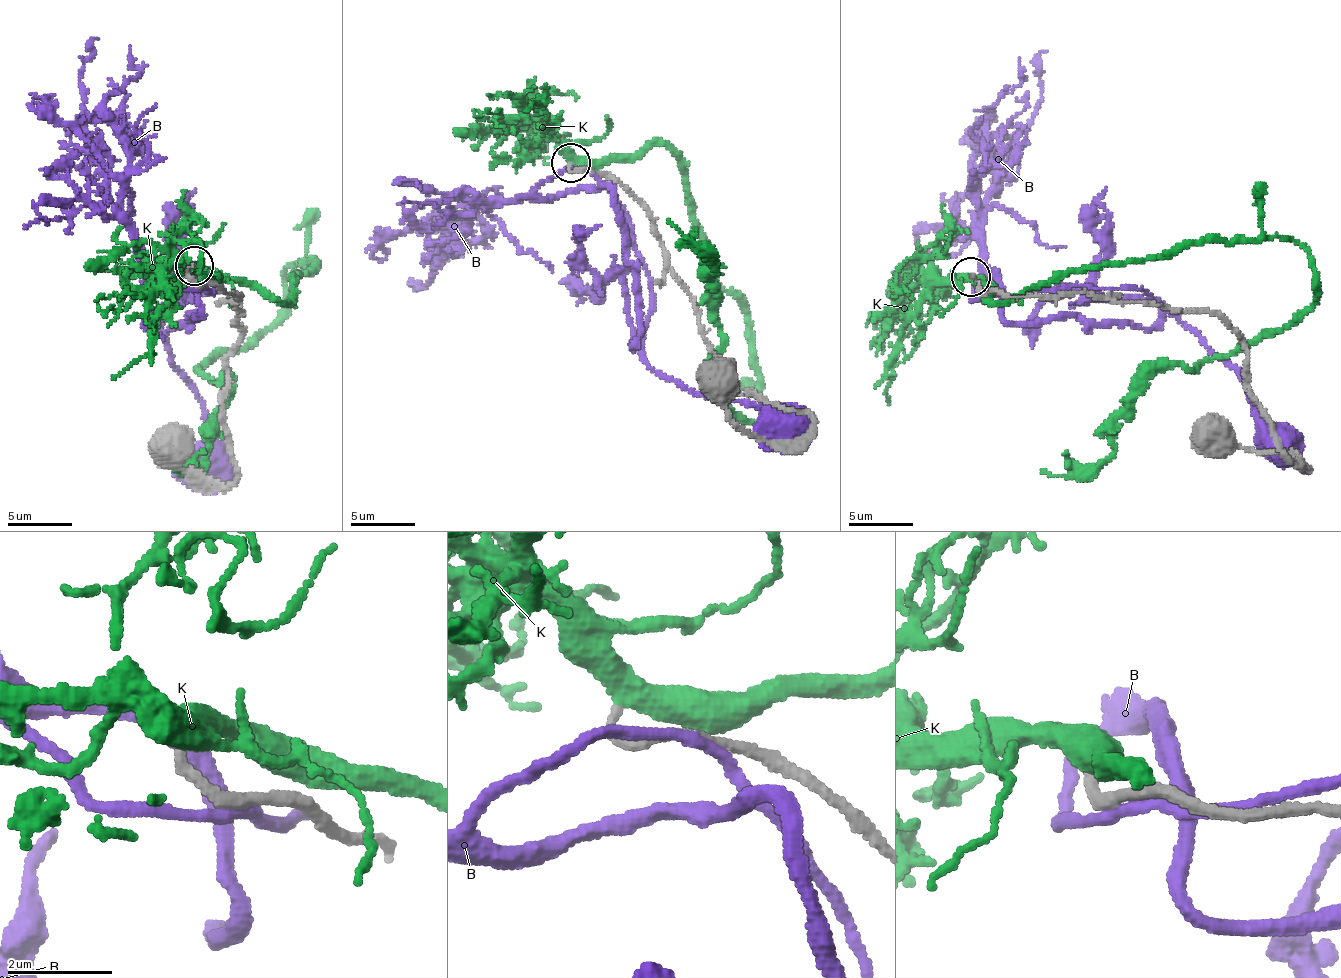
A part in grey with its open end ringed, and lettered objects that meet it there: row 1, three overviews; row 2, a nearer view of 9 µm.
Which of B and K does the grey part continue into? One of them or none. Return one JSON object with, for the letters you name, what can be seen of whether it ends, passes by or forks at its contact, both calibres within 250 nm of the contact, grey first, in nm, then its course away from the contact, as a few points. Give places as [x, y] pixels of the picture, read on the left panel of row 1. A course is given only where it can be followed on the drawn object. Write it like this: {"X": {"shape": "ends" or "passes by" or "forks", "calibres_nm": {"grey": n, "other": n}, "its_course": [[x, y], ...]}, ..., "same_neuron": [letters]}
{"K": {"shape": "passes by", "calibres_nm": {"grey": 150, "other": 400}, "its_course": [[193, 263], [287, 302], [314, 262], [210, 354], [221, 413], [173, 463]]}, "same_neuron": ["K"]}

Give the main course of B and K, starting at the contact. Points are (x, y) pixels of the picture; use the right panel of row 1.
B: (985, 296), (1071, 285), (1142, 289), (1224, 359), (1246, 389), (1254, 415), (1277, 434), (1277, 447), (1309, 473)
K: (971, 274), (1007, 301), (1200, 241), (1309, 253), (1315, 300), (1282, 328), (1166, 364), (1114, 450), (1040, 469)

